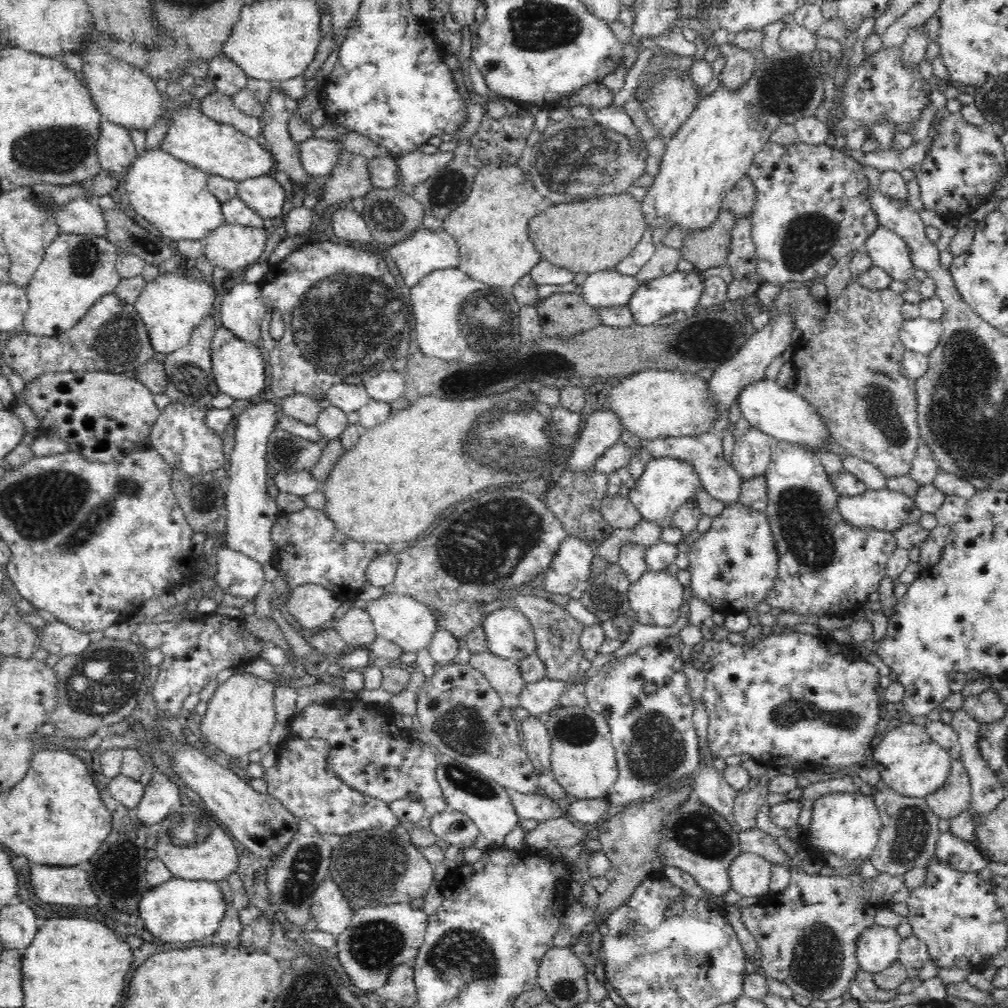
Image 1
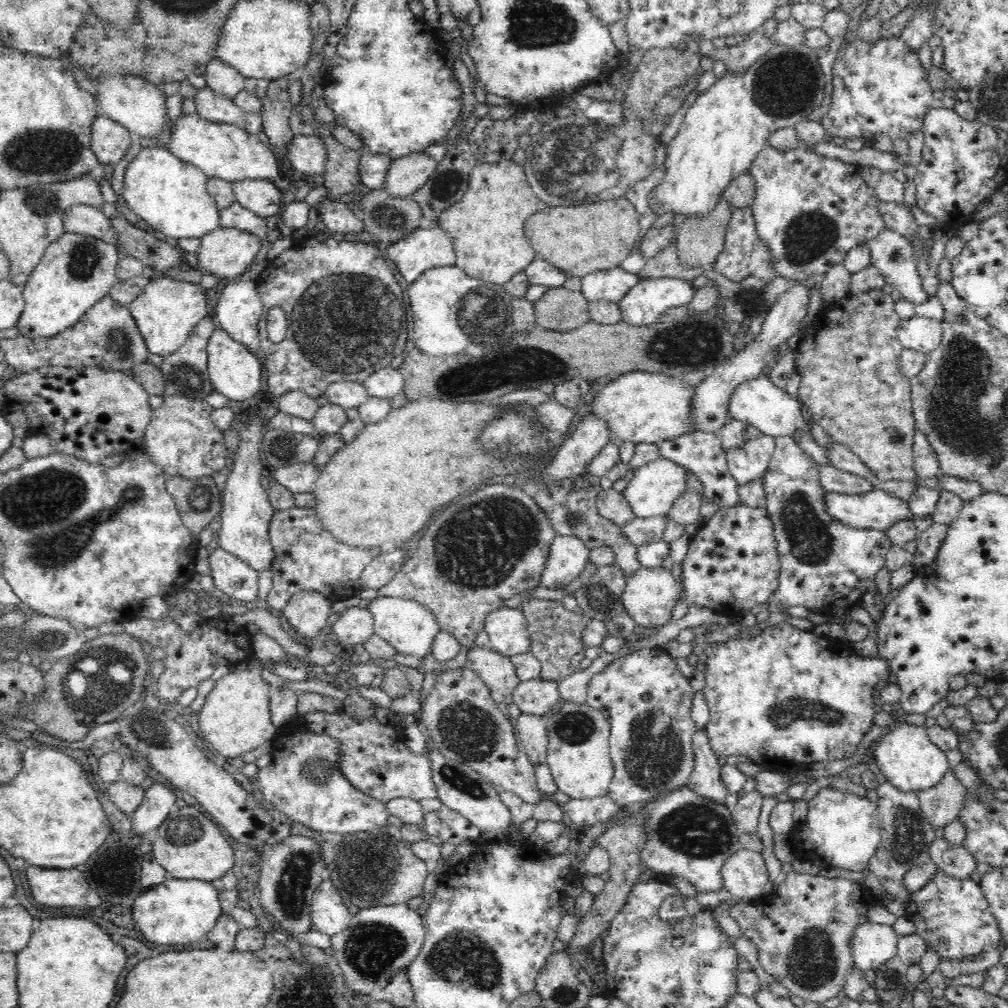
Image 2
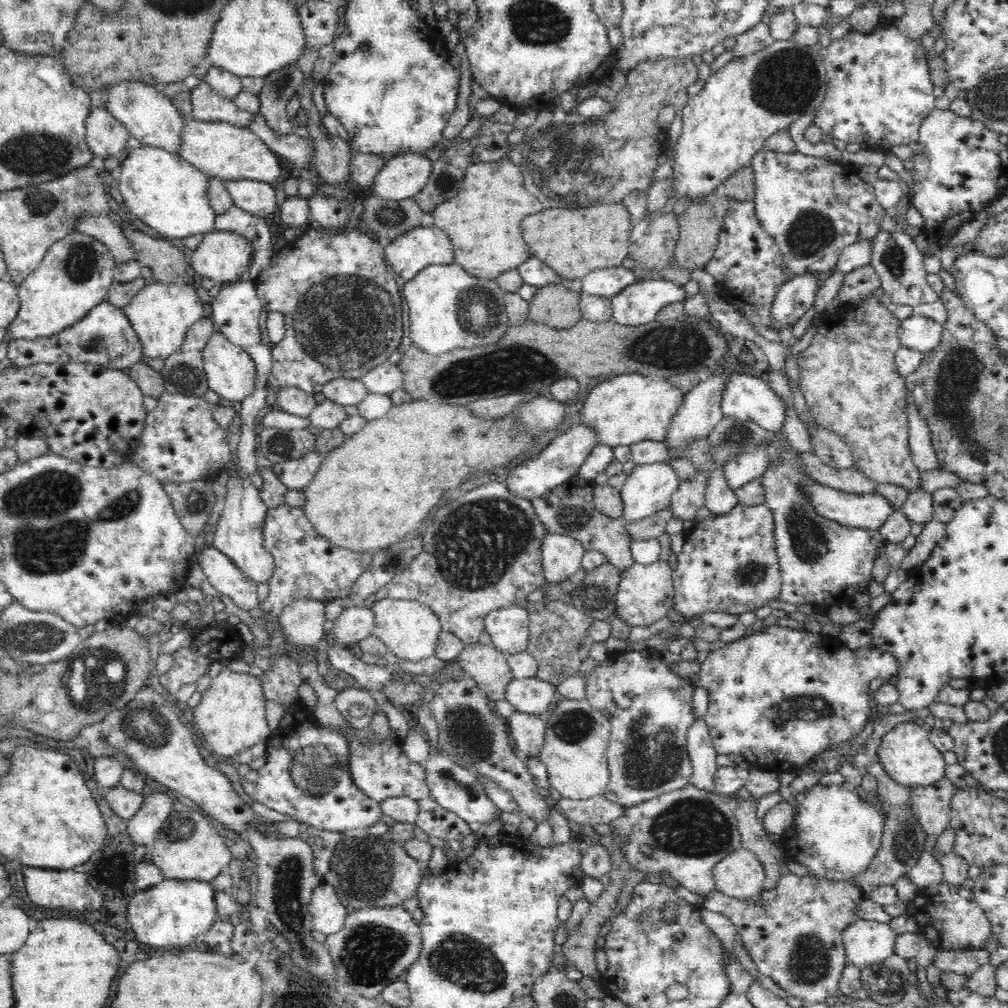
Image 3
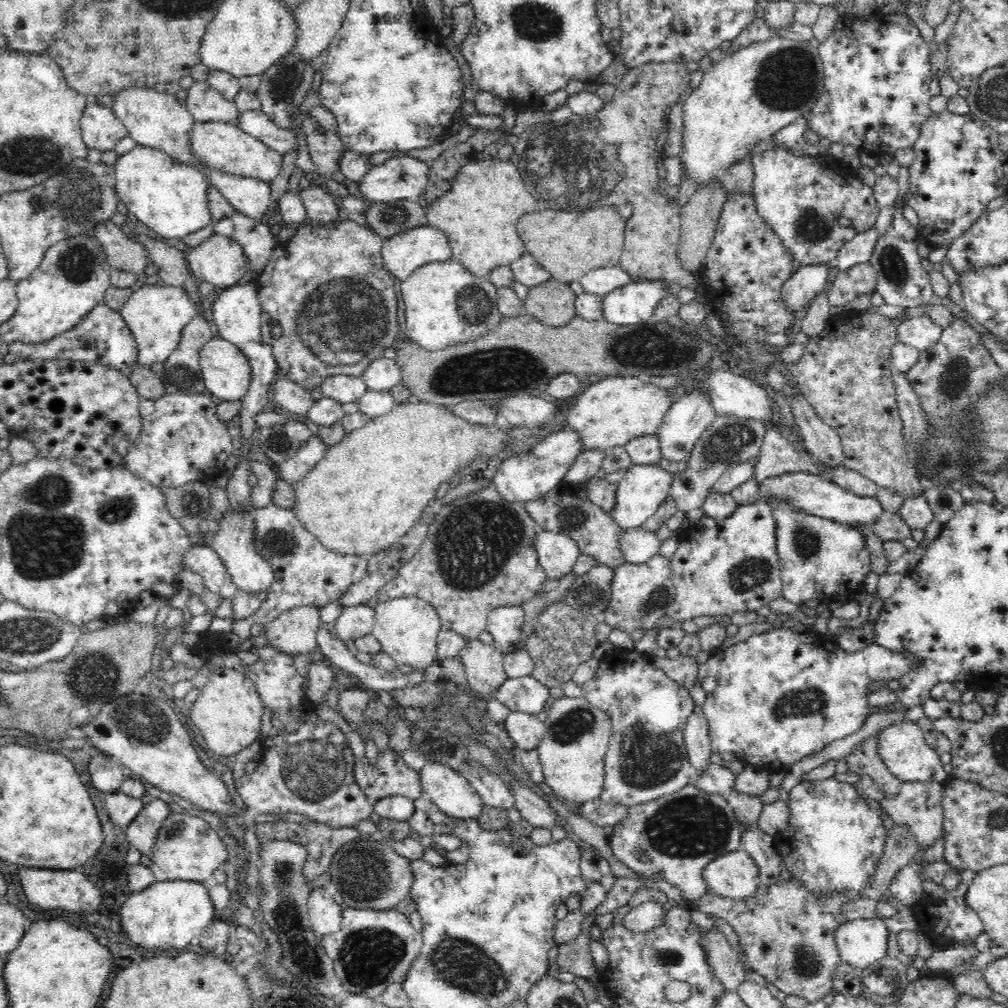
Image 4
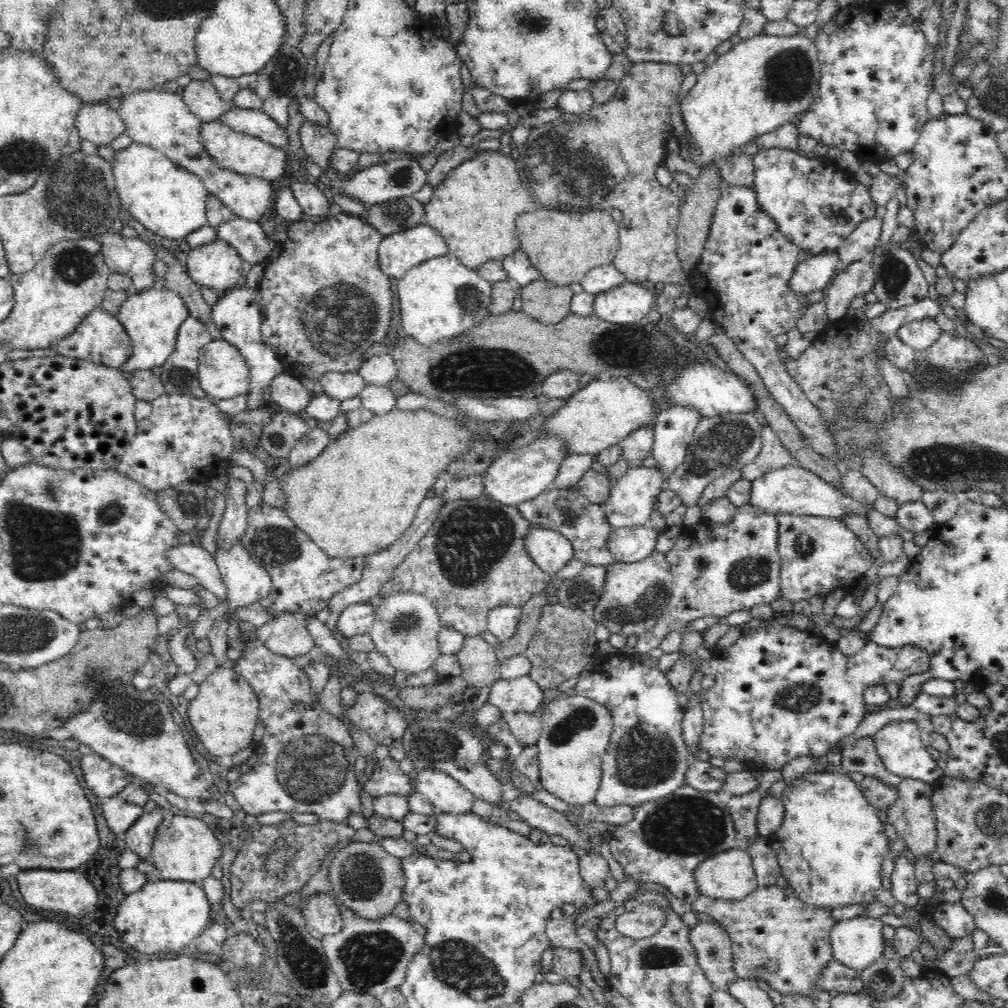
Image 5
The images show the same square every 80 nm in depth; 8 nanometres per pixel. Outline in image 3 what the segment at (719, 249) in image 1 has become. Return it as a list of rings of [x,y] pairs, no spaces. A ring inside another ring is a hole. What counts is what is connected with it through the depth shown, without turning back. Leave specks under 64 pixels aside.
[[[722,188],[708,198],[708,204],[689,205],[679,217],[679,239],[675,250],[675,261],[685,269],[704,268],[712,260],[724,226],[724,218],[730,210],[730,200]]]

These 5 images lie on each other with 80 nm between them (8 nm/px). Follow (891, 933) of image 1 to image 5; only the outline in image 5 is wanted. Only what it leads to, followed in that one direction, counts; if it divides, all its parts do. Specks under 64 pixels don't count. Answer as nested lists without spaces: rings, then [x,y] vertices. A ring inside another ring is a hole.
[[[858,917],[838,921],[830,934],[835,960],[864,971],[884,954],[884,923],[879,918]]]

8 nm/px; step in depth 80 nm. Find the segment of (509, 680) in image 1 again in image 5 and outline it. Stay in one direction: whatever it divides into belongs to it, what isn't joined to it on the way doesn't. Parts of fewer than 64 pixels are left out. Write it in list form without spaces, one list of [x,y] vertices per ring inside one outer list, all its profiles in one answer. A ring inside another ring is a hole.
[[[482,636],[465,637],[462,650],[457,652],[456,656],[462,667],[462,677],[472,694],[484,686],[491,687],[502,679],[502,662],[496,655],[496,648]]]

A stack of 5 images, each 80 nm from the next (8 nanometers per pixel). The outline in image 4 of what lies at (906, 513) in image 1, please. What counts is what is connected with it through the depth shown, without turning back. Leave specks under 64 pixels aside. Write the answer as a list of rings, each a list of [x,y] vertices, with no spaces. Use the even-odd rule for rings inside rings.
[[[784,472],[776,477],[769,477],[761,484],[761,494],[766,502],[772,498],[790,501],[801,512],[832,520],[833,522],[856,527],[873,527],[885,514],[883,504],[872,496],[858,496],[844,488],[805,472]]]

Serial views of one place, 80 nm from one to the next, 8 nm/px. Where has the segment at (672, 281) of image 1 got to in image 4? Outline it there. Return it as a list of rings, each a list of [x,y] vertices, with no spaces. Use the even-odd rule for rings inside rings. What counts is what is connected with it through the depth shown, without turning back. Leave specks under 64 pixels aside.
[[[637,280],[604,296],[604,316],[608,321],[617,325],[642,324],[642,322],[655,318],[656,308],[668,296],[673,295],[667,286],[667,282]]]

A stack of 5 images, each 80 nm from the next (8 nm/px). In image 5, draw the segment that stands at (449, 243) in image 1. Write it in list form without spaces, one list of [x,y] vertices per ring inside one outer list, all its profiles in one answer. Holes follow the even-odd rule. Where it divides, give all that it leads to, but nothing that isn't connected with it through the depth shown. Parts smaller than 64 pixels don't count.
[[[428,224],[384,237],[378,250],[380,268],[391,279],[402,279],[408,270],[428,260],[450,254],[446,239]]]

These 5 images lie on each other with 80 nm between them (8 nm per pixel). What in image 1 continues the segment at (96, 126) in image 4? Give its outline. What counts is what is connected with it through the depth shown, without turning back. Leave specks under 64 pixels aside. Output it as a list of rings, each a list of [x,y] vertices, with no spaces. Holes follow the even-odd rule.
[[[103,119],[100,126],[101,136],[98,144],[98,158],[104,168],[116,182],[125,182],[128,170],[136,158],[136,148],[131,132],[124,126]]]

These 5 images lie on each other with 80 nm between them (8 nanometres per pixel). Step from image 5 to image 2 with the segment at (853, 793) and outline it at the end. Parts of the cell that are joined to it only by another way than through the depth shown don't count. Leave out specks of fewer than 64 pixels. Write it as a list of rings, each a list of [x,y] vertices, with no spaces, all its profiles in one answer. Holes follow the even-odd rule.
[[[822,787],[808,802],[806,820],[797,824],[795,831],[788,837],[792,852],[798,859],[811,860],[819,867],[832,866],[849,871],[864,871],[881,843],[881,826],[877,803],[871,802],[868,797],[842,792],[832,787]]]

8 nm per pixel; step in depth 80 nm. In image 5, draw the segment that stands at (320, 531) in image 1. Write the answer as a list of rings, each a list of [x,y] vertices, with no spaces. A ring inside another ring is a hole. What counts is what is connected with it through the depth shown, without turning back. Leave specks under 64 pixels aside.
[[[260,506],[249,510],[248,527],[242,542],[250,555],[268,573],[272,574],[272,588],[269,596],[272,605],[267,608],[270,617],[288,612],[316,614],[322,608],[328,608],[334,594],[362,580],[365,558],[334,558],[317,546],[292,521],[284,509],[274,506]]]

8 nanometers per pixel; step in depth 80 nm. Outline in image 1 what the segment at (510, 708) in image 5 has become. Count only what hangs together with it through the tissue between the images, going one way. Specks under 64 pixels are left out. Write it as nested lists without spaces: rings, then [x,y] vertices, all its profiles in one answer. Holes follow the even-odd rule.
[[[544,678],[535,683],[527,683],[520,694],[520,706],[532,715],[549,713],[558,707],[558,701],[564,690],[568,688],[569,680],[554,680]]]

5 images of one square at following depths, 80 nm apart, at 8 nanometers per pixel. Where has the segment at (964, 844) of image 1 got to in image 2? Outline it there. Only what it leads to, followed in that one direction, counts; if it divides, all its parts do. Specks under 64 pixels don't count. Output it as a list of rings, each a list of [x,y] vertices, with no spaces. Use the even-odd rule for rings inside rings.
[[[946,837],[935,838],[932,846],[930,846],[930,850],[933,852],[931,856],[932,862],[954,878],[965,879],[968,878],[974,870],[978,870],[979,862],[978,859],[976,859],[976,855],[964,845],[954,845],[950,843]]]

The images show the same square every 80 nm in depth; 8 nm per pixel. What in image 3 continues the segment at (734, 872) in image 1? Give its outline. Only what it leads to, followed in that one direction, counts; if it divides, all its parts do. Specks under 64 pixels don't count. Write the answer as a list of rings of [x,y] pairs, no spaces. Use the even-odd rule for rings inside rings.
[[[741,846],[738,850],[722,858],[714,870],[716,890],[746,900],[764,892],[766,869],[758,855]]]

